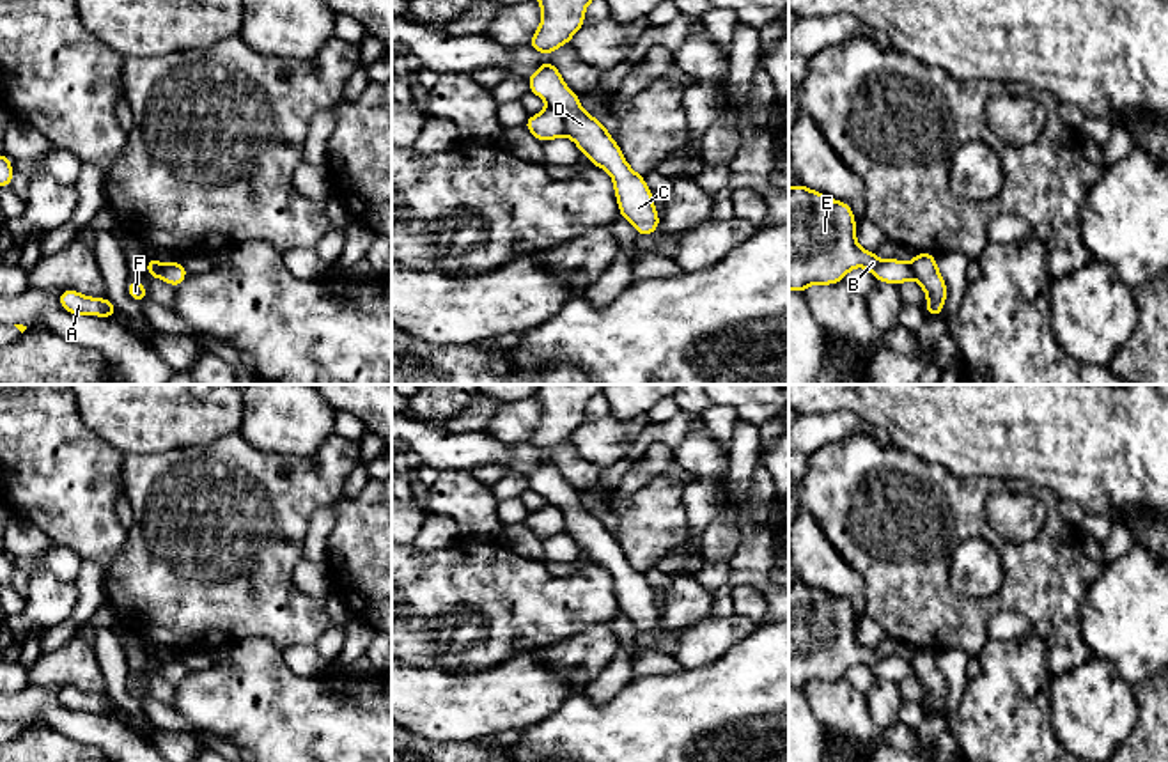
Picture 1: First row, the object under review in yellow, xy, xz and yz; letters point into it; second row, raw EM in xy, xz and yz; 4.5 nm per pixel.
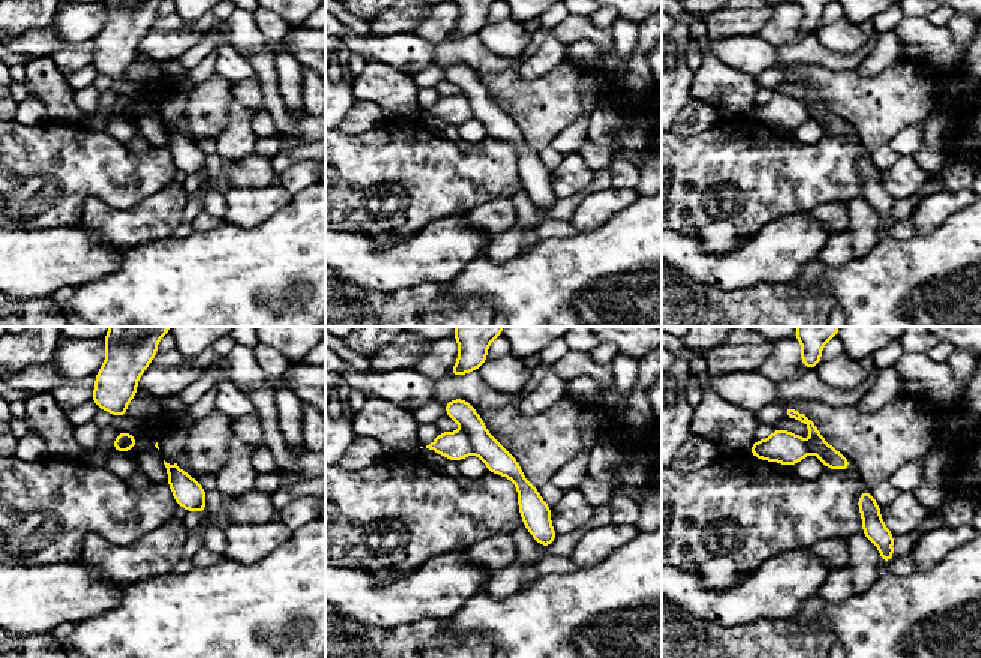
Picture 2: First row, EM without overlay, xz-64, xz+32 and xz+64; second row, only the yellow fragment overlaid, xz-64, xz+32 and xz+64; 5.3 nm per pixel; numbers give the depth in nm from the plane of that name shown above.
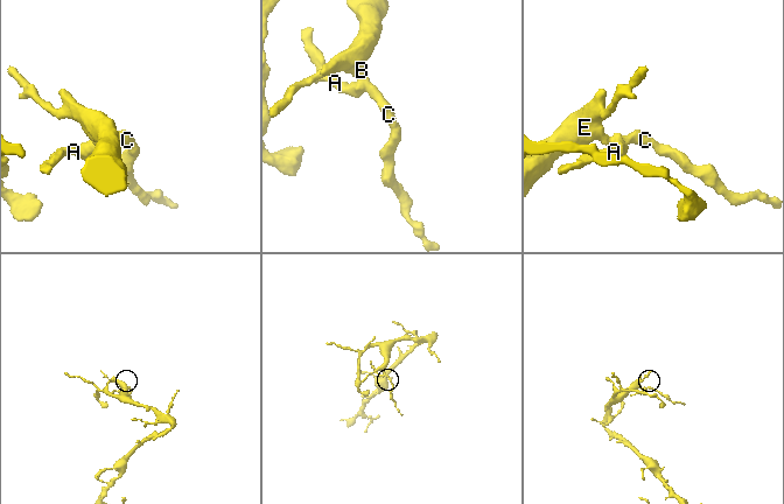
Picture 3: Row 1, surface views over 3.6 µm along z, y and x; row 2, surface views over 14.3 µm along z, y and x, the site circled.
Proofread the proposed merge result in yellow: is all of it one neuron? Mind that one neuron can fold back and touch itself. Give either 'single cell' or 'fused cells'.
fused cells

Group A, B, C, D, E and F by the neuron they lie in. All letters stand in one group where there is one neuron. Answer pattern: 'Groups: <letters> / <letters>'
Groups: A F / B C D E

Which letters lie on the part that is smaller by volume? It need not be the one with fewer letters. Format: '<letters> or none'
A, F

